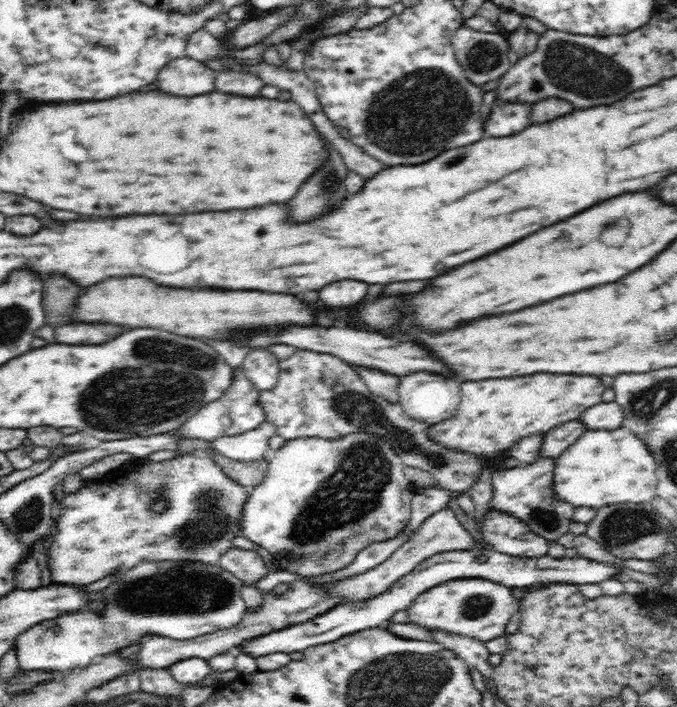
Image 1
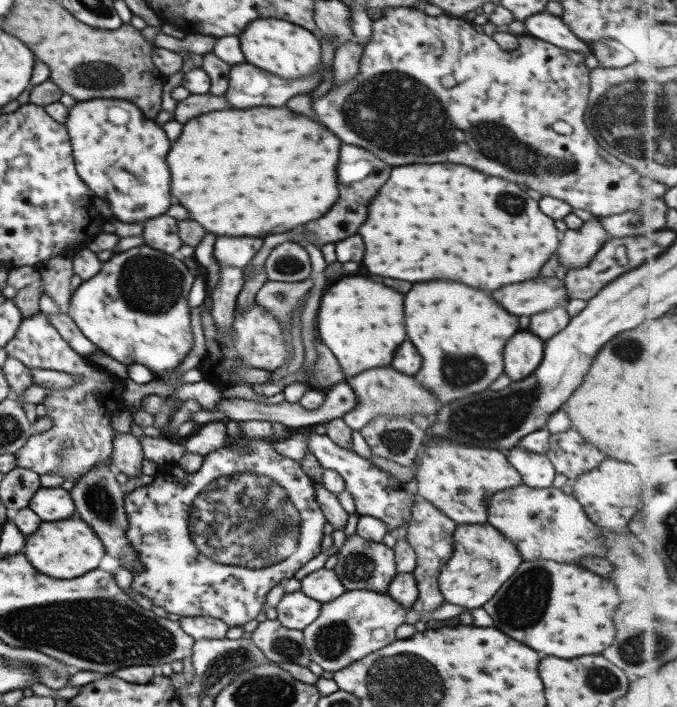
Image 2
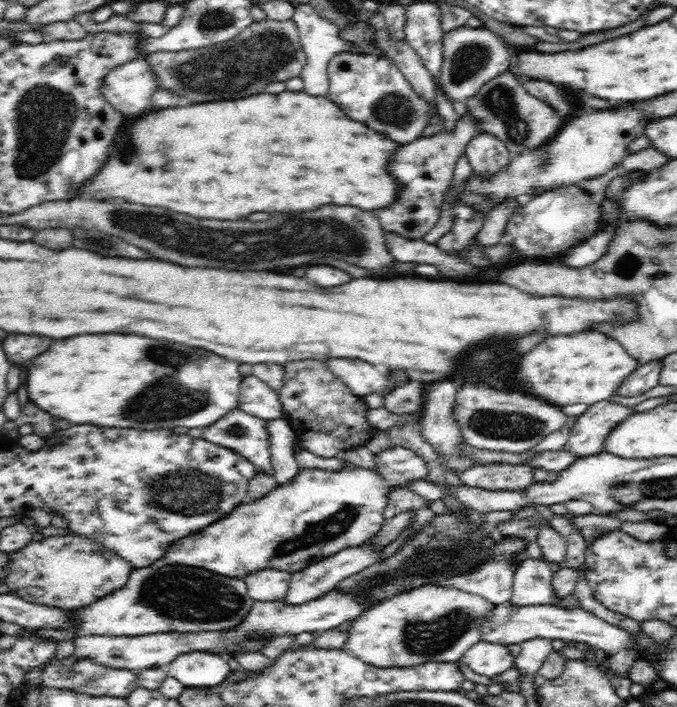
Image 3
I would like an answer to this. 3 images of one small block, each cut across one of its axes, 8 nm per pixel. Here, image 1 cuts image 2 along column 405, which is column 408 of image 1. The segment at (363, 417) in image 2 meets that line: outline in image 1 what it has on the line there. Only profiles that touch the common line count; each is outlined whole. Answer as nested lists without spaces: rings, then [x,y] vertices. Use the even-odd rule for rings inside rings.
[[[410,374],[401,377],[399,404],[412,419],[436,425],[456,415],[461,402],[458,378],[438,374]]]

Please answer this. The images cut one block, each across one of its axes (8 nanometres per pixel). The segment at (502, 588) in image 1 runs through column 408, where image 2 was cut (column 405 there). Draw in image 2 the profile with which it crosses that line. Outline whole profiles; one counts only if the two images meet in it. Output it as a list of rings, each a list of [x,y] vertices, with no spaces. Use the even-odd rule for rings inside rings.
[[[344,590],[332,601],[322,603],[318,617],[300,630],[310,661],[334,673],[366,654],[387,646],[396,640],[395,629],[404,623],[408,609],[395,602],[386,592]]]

